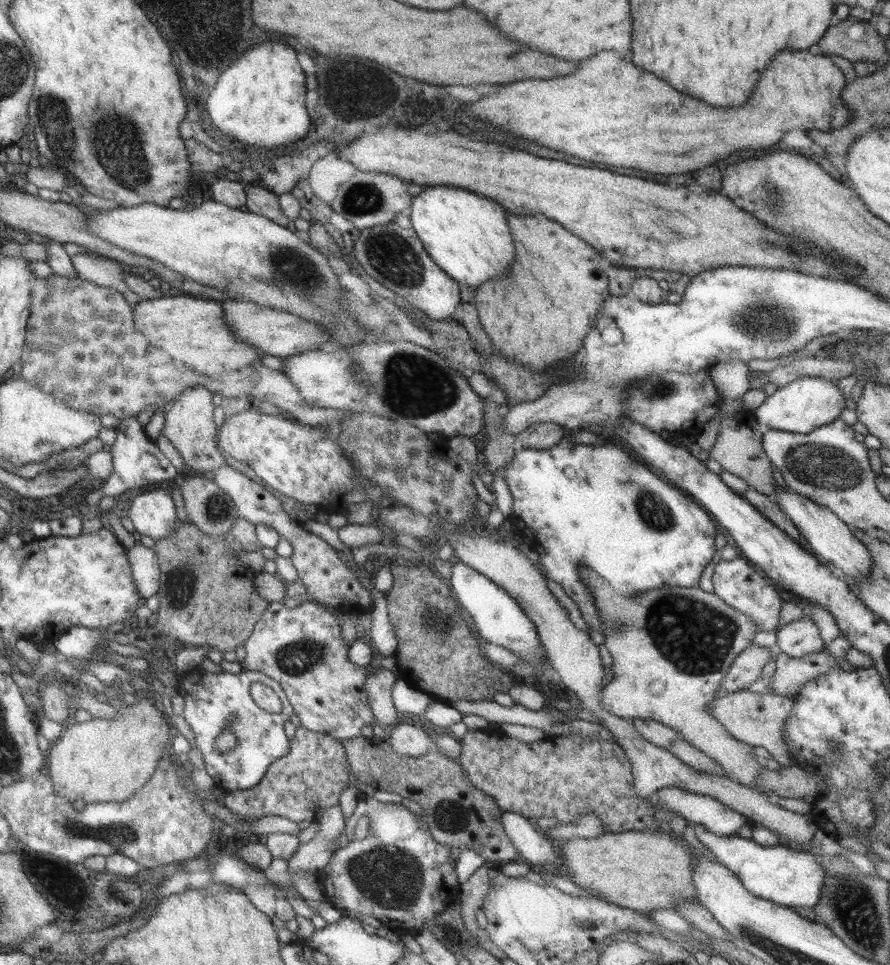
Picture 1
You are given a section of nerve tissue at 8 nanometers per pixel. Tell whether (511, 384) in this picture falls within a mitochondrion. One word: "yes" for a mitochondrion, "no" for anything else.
no

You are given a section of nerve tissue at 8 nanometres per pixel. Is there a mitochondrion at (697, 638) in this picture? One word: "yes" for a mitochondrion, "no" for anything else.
yes

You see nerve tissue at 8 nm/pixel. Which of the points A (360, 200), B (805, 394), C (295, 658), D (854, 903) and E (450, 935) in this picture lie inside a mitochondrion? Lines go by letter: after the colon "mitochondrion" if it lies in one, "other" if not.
A: mitochondrion
B: other
C: mitochondrion
D: mitochondrion
E: mitochondrion

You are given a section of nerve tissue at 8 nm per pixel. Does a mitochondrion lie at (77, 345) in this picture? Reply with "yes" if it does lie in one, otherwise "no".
yes

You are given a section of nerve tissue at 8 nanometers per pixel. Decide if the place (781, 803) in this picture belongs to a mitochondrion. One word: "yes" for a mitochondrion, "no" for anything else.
no

